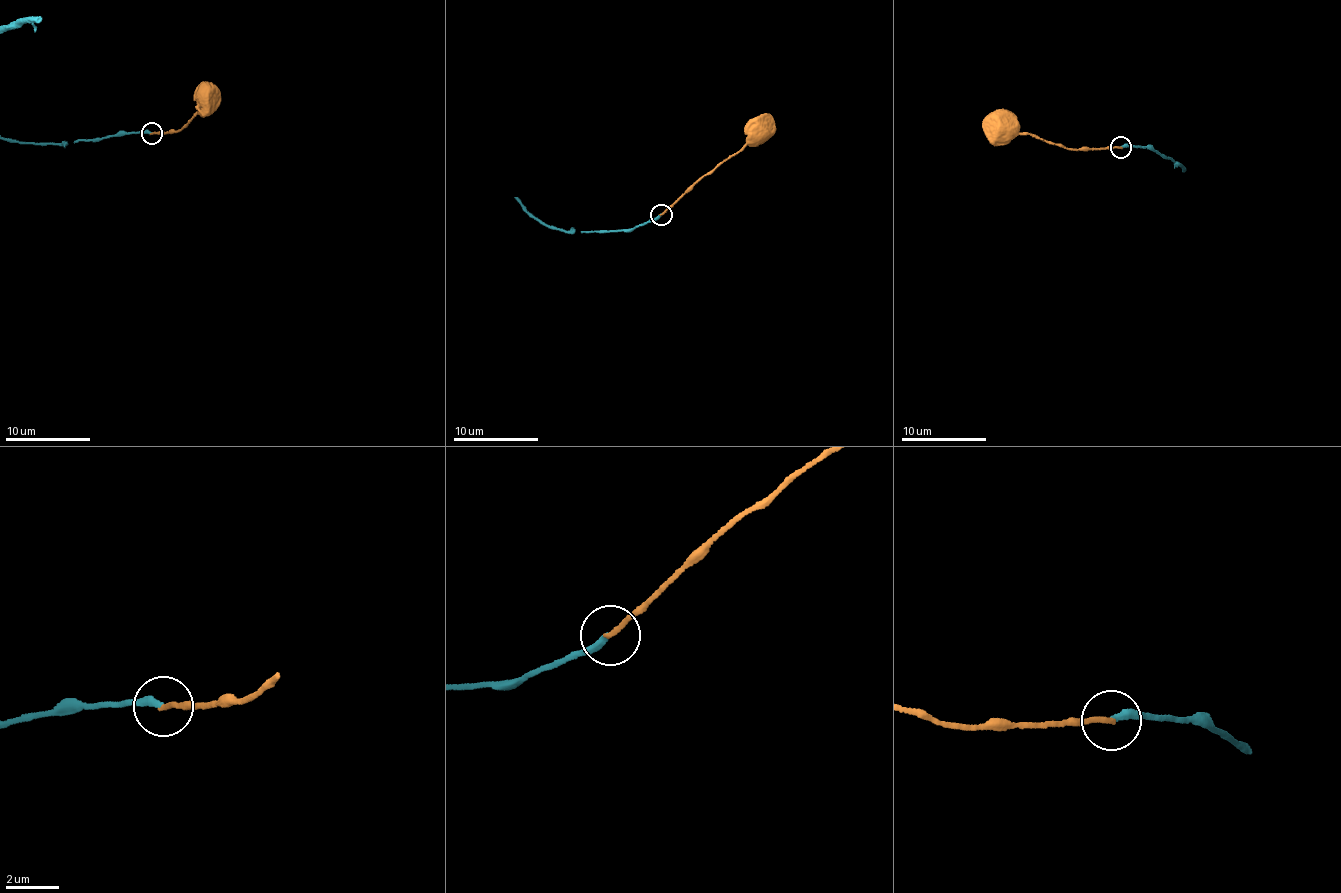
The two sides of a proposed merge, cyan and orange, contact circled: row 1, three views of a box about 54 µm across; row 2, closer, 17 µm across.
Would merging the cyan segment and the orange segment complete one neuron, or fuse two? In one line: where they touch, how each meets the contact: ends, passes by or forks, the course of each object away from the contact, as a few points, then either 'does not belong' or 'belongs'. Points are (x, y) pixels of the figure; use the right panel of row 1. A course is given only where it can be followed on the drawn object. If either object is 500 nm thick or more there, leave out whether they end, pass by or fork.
at (1121, 147); cyan ends there; orange ends there; orange runs (1121, 147), (1068, 148), (1031, 134), (1005, 134), (995, 129); does not belong

